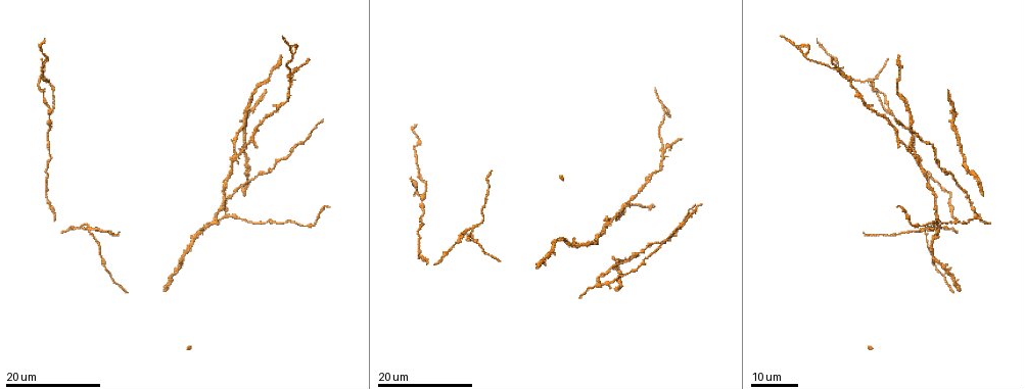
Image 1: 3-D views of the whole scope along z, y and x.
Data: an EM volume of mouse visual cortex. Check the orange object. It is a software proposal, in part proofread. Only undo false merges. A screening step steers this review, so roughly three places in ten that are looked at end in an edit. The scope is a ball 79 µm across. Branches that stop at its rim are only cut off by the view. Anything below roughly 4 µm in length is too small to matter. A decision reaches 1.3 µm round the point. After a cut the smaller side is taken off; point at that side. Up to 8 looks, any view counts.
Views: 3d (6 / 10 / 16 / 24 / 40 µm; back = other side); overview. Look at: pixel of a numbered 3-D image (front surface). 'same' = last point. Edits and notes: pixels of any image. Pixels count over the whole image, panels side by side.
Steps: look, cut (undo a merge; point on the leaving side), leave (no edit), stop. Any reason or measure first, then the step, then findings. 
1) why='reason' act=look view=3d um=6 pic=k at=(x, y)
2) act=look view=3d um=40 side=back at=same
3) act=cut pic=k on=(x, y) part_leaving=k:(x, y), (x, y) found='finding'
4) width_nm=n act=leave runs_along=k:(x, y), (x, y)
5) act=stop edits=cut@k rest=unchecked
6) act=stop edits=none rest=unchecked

act=look view=3d um=16 pic=1 at=(959, 188)

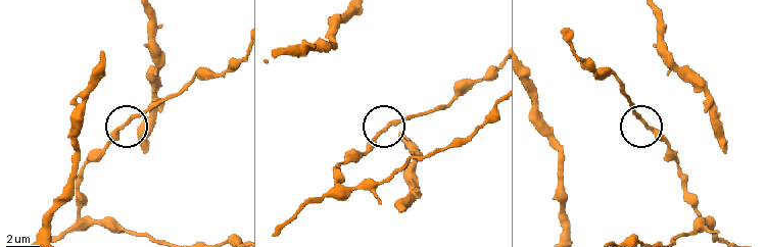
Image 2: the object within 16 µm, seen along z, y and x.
act=look view=3d um=10 pic=2 at=(383, 132)

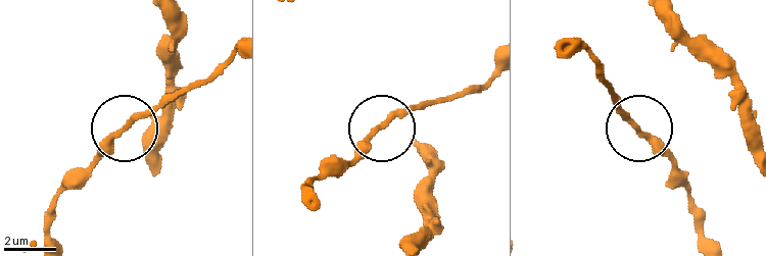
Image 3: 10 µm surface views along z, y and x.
act=leave found='continuous, no second neuron'

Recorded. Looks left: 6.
why='three-way junction' act=look view=3d um=16 pic=1 at=(662, 149)

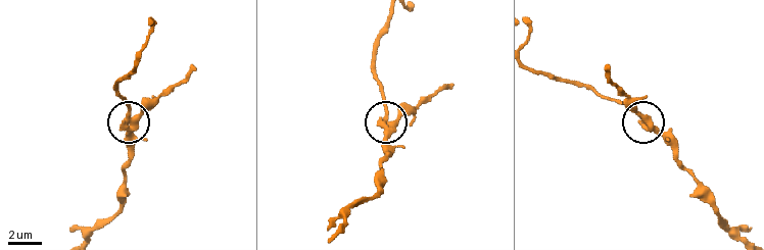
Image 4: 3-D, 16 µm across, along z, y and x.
act=look view=3d um=6 pic=4 at=(392, 125)

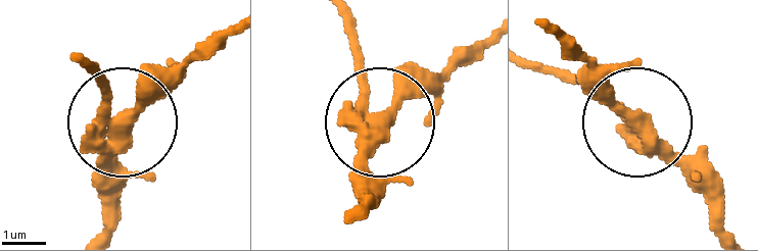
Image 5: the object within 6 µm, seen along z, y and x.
width_nm=330 act=cut pic=5 on=(103, 81) found='a second neuron is stuck on'

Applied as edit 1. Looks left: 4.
act=look view=overview

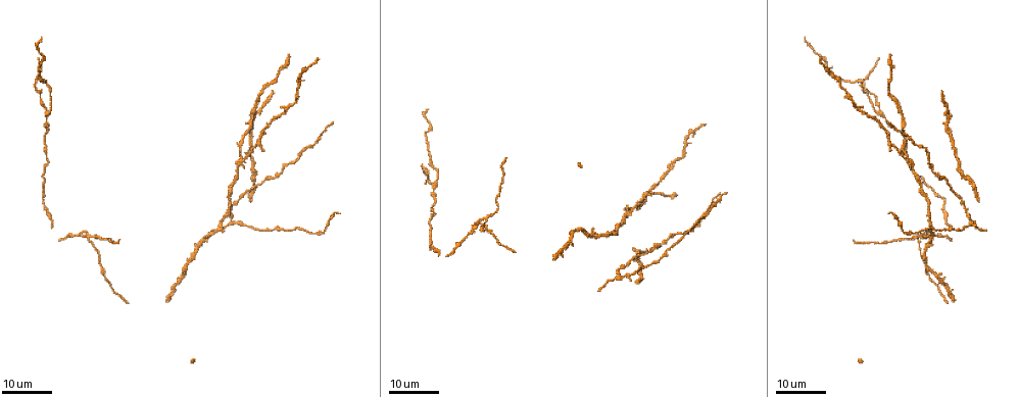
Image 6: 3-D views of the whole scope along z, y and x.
act=look view=3d um=24 pic=6 at=(46, 110)

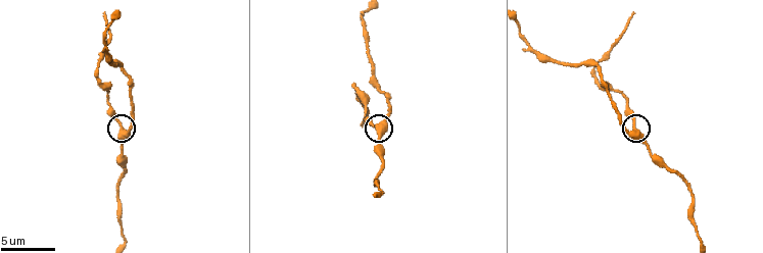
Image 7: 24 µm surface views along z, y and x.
act=look view=3d um=10 pic=7 at=(121, 128)

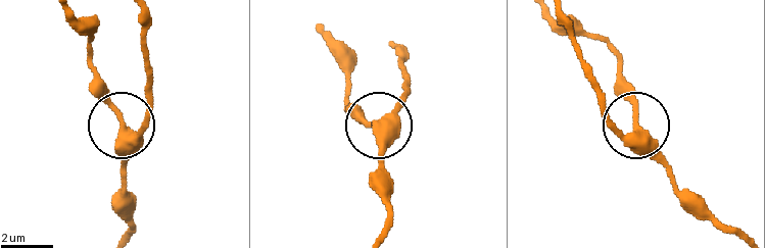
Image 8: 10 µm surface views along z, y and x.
act=look view=3d um=10 side=back pic=8 at=(126, 129)

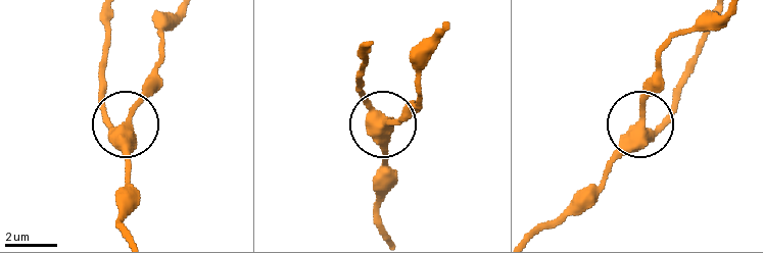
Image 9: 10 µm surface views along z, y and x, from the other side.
width_nm=360 act=leave runs_along=9:(536, 234), (595, 186), (635, 134), (641, 94), (653, 77) found='one neuron here'

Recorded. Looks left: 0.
act=stop edits=cut@5 rest=unchecked

